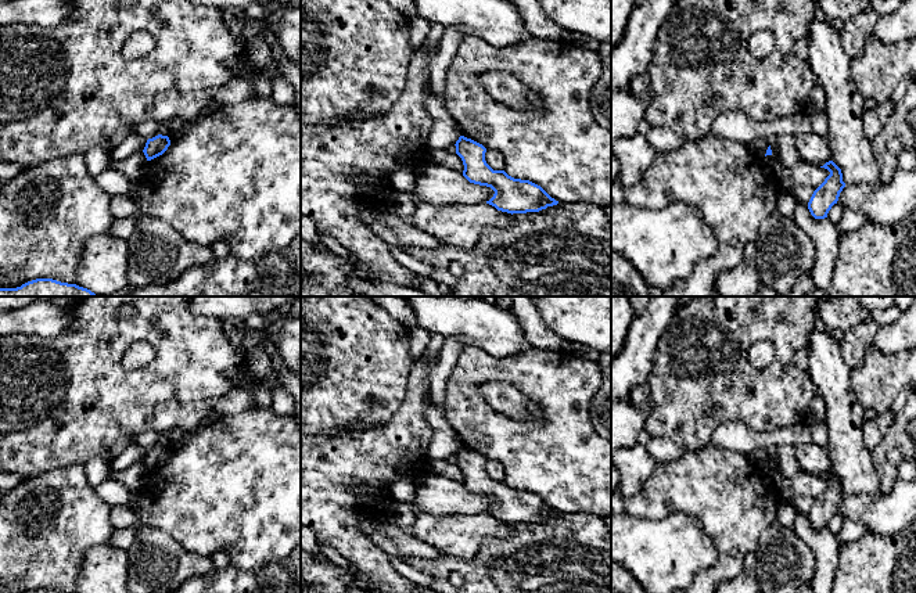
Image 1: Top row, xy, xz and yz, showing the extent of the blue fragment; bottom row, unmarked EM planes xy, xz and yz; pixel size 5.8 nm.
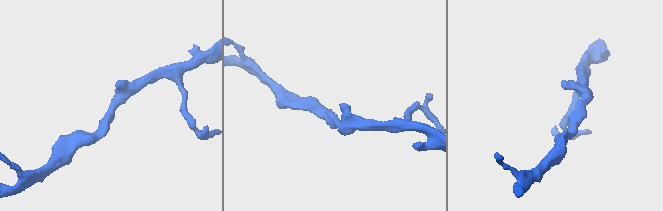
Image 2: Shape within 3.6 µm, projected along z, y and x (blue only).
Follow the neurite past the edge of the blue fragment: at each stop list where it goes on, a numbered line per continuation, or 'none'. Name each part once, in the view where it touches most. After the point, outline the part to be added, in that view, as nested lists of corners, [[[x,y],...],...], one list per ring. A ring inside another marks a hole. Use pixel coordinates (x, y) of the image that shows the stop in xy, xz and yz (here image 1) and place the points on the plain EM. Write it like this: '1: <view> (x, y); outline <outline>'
none

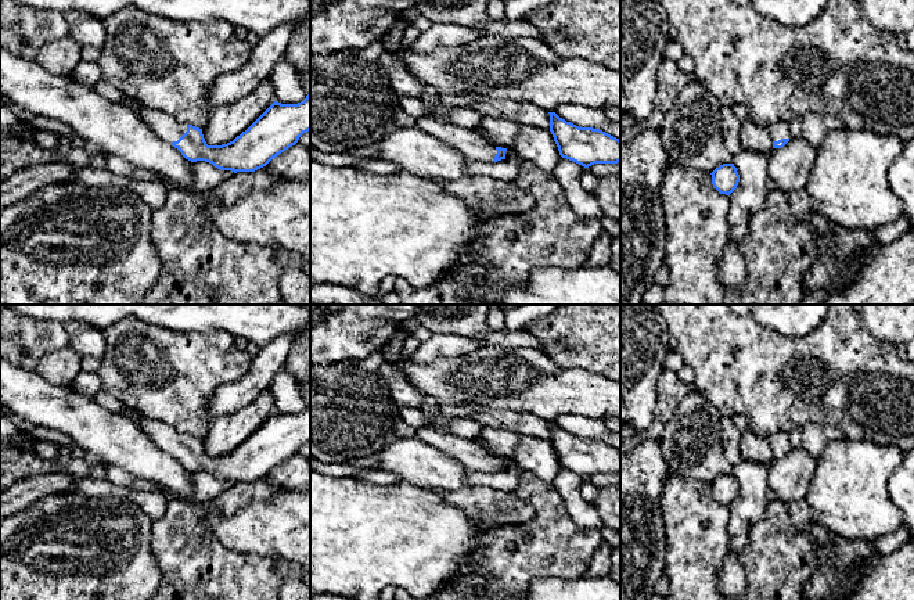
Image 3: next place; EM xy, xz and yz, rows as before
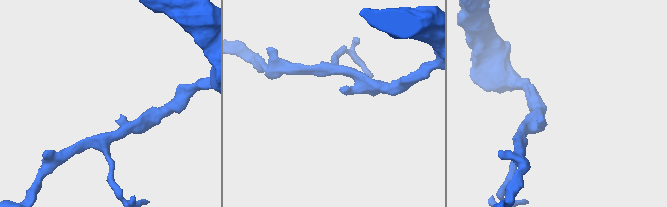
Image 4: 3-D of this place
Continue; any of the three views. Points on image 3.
1: xy (164, 437); outline [[[132,407],[132,412],[137,416],[136,424],[140,425],[151,436],[155,445],[165,452],[172,455],[187,442],[187,434],[176,432],[169,425],[148,418],[134,407]]]

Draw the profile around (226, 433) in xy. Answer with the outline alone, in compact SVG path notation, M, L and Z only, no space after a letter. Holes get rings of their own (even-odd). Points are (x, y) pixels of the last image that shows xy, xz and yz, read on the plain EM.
M265 389L252 403L210 423L202 439L208 456L222 456L245 442L274 413L274 396Z

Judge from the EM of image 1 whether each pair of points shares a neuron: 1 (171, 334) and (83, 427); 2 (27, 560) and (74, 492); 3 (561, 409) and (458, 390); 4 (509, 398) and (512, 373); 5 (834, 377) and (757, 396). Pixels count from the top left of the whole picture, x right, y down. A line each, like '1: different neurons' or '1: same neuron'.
1: same neuron
2: same neuron
3: same neuron
4: different neurons
5: different neurons

